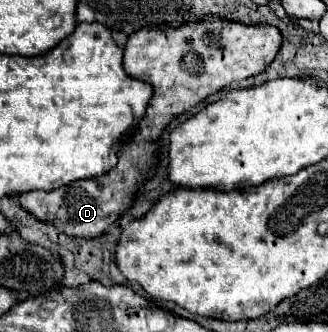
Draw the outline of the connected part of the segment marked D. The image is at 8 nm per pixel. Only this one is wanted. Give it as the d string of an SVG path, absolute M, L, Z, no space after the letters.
M202 16L202 20L194 18L178 28L162 24L162 26L146 26L146 28L136 30L124 46L124 70L134 78L148 80L154 86L154 96L148 104L146 118L138 124L136 132L118 150L118 158L120 158L118 164L114 166L114 170L106 172L100 178L78 180L78 182L72 182L68 186L62 186L62 188L56 188L50 192L42 192L42 190L24 192L20 196L22 208L28 210L30 214L34 214L38 220L50 222L60 232L74 236L74 238L98 238L98 236L106 234L108 228L132 206L134 194L148 180L146 170L150 166L154 166L158 160L158 140L160 140L164 128L174 118L178 118L182 112L194 108L196 104L200 104L208 96L216 94L230 82L238 82L238 80L264 72L270 66L270 62L276 58L276 54L280 52L280 46L282 46L282 34L278 28L274 28L270 24L250 24L248 26L248 24L226 20L222 16Z

